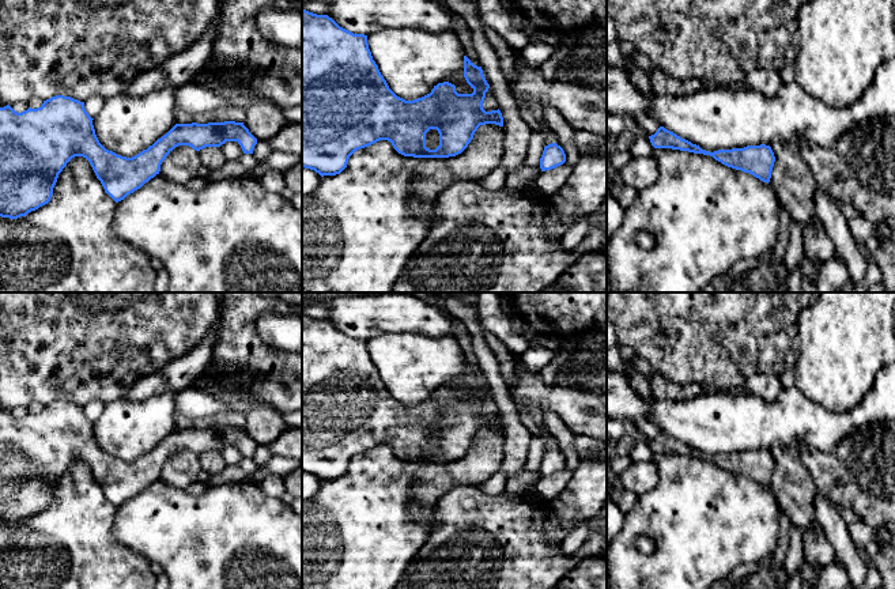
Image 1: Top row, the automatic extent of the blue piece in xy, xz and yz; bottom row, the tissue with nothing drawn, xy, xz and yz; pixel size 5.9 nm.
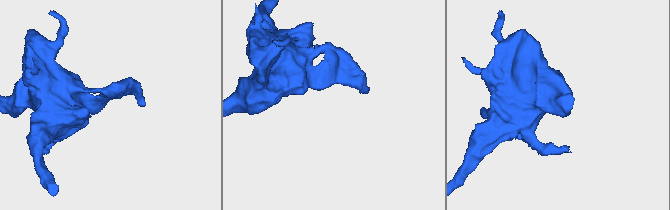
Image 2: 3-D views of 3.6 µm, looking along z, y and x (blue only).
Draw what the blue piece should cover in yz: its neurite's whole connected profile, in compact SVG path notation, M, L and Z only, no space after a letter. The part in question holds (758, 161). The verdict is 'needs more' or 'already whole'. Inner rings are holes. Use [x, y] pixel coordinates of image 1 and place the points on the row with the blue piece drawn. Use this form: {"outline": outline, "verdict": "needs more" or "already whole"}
{"outline": "M660 127L654 135L649 136L649 139L654 148L672 148L710 155L728 167L749 173L763 182L770 182L775 162L775 156L770 146L747 146L744 148L718 150L710 152L686 139L681 139L664 127Z", "verdict": "already whole"}

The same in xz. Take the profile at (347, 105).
{"outline": "M302 8L302 167L314 170L321 177L340 174L355 151L379 140L390 141L404 156L449 158L461 154L480 125L503 127L499 109L491 112L483 109L490 84L482 67L475 65L467 56L464 56L464 78L473 88L472 94L458 94L454 84L443 82L434 86L430 94L405 101L389 88L381 75L369 49L367 35L354 34L328 15L317 15ZM430 129L437 129L439 133L439 146L435 150L426 147L426 133Z", "verdict": "already whole"}

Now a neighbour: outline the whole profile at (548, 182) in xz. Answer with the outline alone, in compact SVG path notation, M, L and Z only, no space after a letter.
M564 162L555 169L541 171L533 181L535 190L537 190L544 199L550 199L562 189L571 174L571 170L573 167Z

